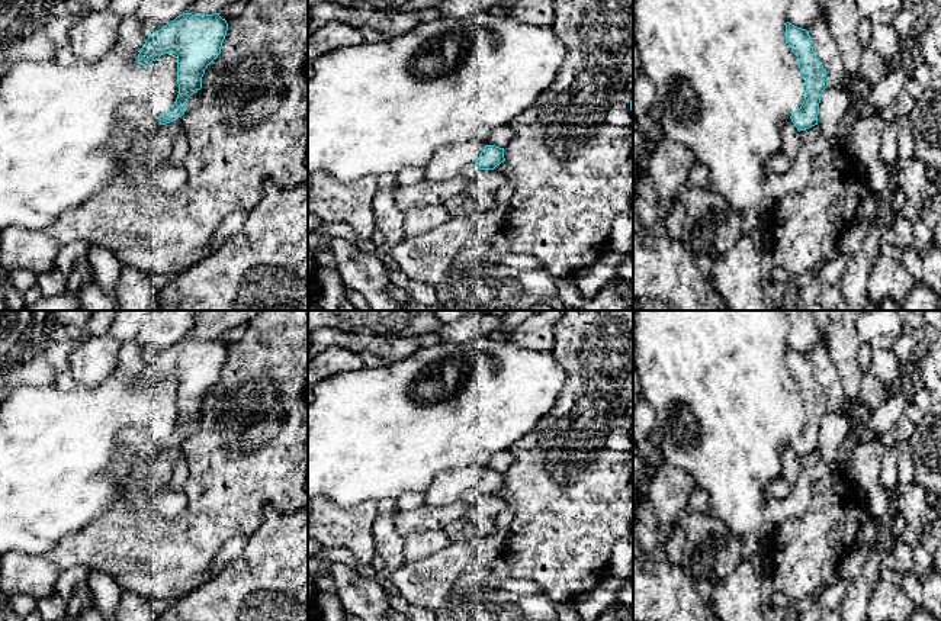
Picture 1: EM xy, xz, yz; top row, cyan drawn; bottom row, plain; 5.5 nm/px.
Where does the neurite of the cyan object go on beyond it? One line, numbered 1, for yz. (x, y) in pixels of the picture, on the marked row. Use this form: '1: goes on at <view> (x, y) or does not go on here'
1: does not go on here

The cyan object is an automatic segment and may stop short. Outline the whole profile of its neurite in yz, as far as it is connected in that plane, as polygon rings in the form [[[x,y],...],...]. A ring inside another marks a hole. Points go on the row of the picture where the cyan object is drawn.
[[[787,22],[786,42],[799,59],[799,68],[806,86],[806,97],[800,109],[790,116],[800,132],[818,125],[820,96],[828,87],[828,77],[826,70],[815,55],[812,39],[806,29]]]

